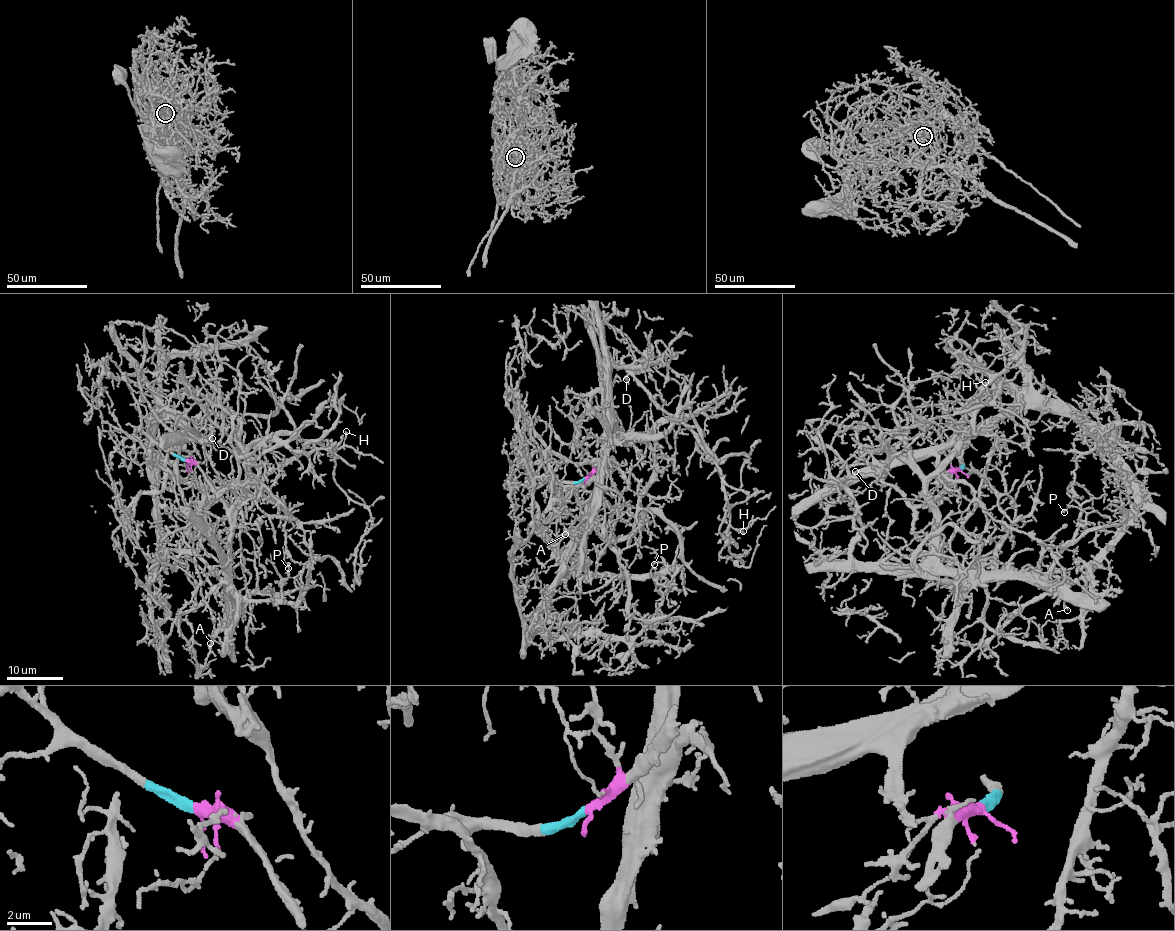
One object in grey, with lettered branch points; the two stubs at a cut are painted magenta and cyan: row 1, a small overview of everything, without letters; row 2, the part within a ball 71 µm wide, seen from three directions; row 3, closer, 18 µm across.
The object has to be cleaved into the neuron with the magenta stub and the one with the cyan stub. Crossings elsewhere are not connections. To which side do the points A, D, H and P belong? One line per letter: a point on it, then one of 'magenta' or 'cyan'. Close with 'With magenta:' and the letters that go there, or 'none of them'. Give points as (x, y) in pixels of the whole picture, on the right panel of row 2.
A: at (1067, 610); magenta
D: at (855, 471); cyan
H: at (985, 382); magenta
P: at (1064, 512); cyan
With magenta: A, H

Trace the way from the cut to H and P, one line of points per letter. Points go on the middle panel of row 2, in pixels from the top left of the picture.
H: (585, 478), (601, 466), (610, 444), (645, 440), (648, 431), (678, 419), (716, 465), (729, 521), (743, 531)
P: (584, 478), (553, 485), (592, 492), (602, 483), (540, 626), (561, 636), (637, 635), (663, 597), (654, 564)

